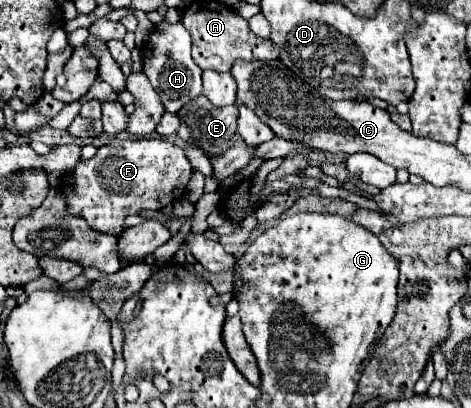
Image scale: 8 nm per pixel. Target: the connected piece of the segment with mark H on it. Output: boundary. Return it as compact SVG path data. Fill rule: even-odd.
M181 22L157 24L145 46L145 58L147 60L143 60L143 72L149 78L153 90L159 94L167 112L175 114L181 106L201 94L201 68L191 58L191 34Z

